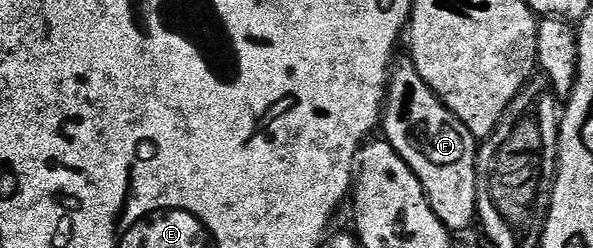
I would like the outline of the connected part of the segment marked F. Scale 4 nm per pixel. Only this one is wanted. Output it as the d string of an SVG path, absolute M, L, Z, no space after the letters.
M405 59L392 70L383 110L384 140L411 167L429 196L435 215L450 231L465 229L477 217L478 138L467 131L454 115L423 83L412 60Z

